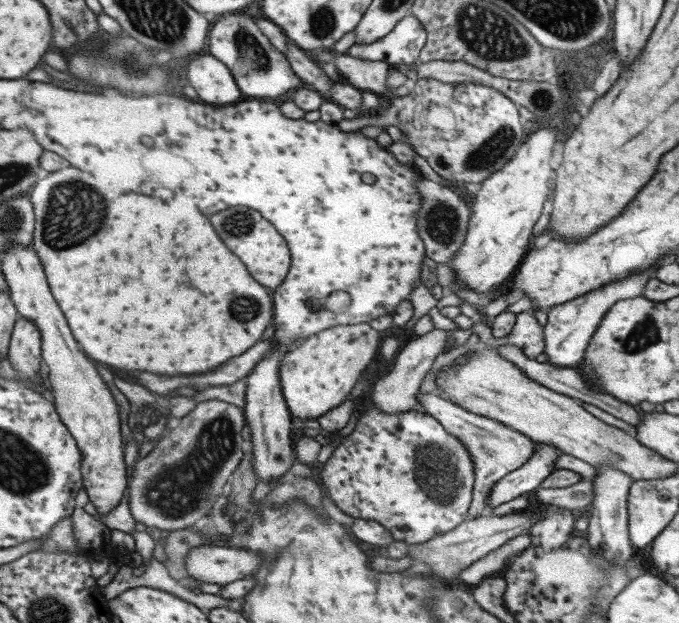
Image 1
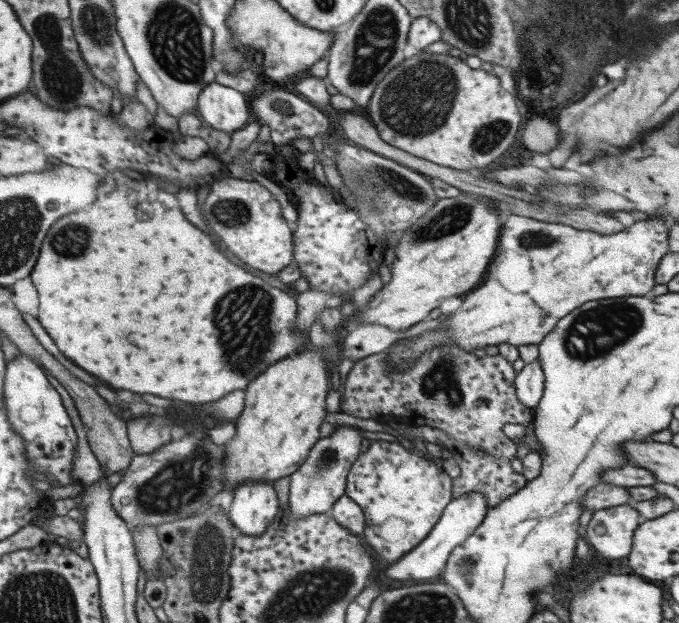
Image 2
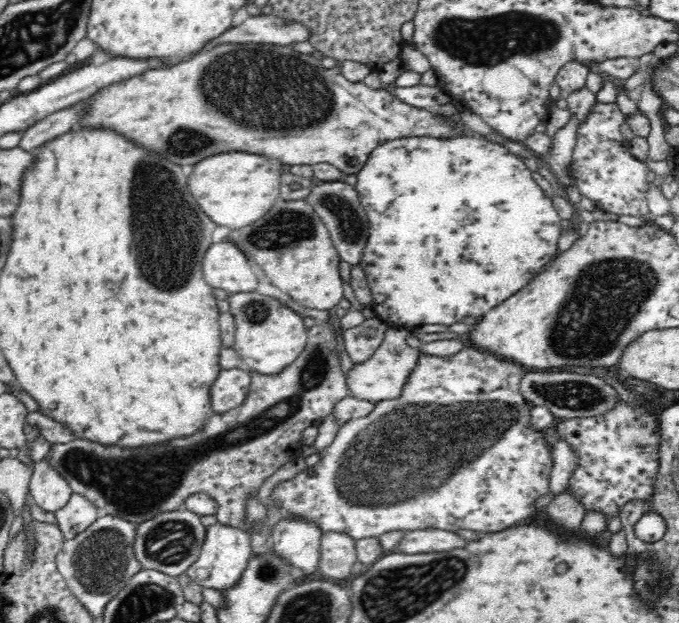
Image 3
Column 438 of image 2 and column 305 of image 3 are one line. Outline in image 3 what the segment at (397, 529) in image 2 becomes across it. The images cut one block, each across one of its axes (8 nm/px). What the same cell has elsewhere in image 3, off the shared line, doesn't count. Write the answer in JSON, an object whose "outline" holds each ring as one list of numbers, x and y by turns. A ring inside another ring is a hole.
{"outline":[[470,344,464,346,458,354,448,356,448,358,420,354,417,360,418,364,414,366,414,372,409,375,401,396,393,400,380,400,375,404,371,414,341,426,334,442,319,454,320,461,314,468,307,467,291,480,280,481,278,486,273,488,271,496,275,503,280,503,286,517,305,518,315,522,324,533,328,531,346,533,358,540,377,537,390,530,413,531,429,528,456,533,458,530,476,530,476,532,488,534,503,531,512,524,533,516,534,500,549,493,552,459,550,459,550,449,546,448,546,444,542,442,540,432,534,433,528,427,531,407,521,396,519,386,519,381,528,371,520,364,506,358,498,358,498,355,494,353]]}

